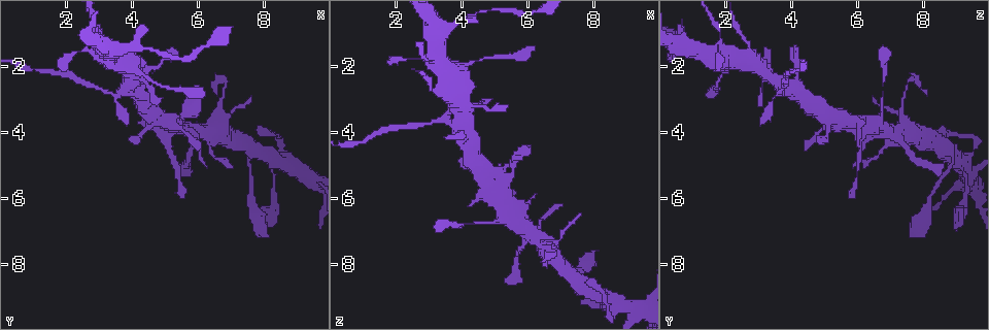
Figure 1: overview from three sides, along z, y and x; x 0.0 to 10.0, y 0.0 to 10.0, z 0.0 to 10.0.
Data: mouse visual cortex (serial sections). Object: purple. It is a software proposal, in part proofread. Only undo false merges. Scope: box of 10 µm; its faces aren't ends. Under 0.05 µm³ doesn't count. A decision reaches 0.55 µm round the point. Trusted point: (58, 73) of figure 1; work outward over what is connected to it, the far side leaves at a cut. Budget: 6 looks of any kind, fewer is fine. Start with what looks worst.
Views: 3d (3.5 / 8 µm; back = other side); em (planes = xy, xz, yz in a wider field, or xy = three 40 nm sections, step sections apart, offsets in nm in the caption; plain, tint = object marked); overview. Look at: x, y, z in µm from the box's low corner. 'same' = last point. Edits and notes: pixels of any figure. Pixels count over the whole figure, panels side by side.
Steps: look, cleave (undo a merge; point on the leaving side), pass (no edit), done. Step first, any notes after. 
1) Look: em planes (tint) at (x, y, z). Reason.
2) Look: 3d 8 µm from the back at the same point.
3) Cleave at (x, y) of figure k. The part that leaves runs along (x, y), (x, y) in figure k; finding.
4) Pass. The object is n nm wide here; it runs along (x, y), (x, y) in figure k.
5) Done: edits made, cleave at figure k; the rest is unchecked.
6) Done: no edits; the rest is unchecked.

Look: 3d 3.5 µm at (3.85, 2.60, 3.85). Sharp bend.

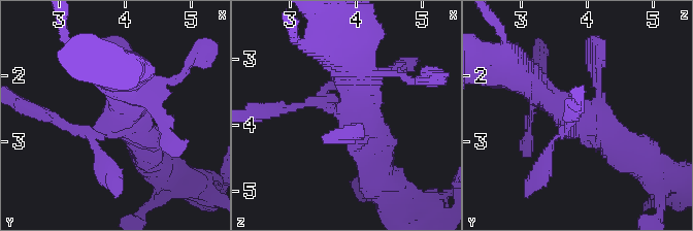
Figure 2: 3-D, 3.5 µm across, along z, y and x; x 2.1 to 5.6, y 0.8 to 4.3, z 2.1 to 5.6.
Look: em xy step 1 (tint) at (3.85, 2.60, 3.75). Now the EM.

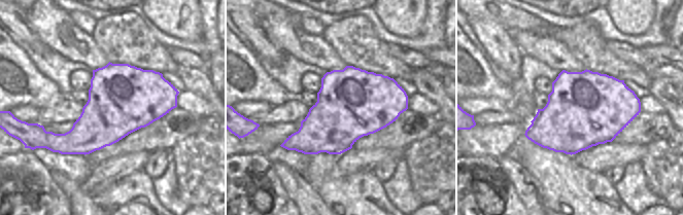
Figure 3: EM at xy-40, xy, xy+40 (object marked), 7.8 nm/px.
Pass. It runs along (287, 107), (343, 107), (375, 158) in figure 2; all the same cell.

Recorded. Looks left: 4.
Look: 3d 8 µm at (3.10, 1.35, 2.70). Sudden change in width.

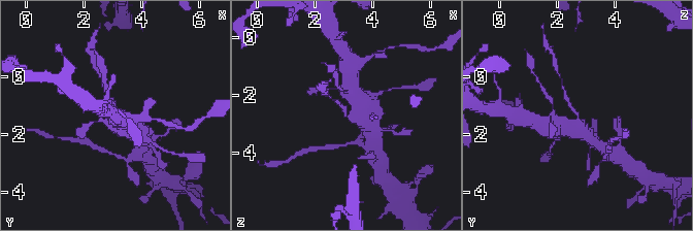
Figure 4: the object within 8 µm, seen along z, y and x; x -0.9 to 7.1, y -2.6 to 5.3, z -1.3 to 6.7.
Look: em xy step 1 (tint) at the same point. The arms are 150, 600 nm wide; need the tissue.

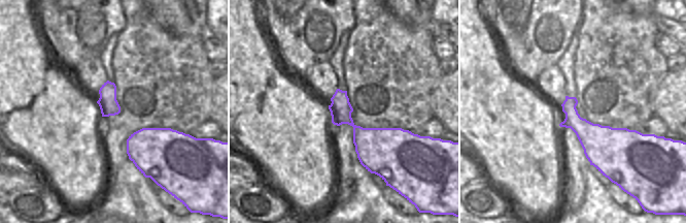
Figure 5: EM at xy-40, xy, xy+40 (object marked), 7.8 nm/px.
Cleave at (567, 99) of figure 4. The object is 170 nm wide here; the part that leaves runs along (576, 116), (565, 98), (561, 78) in figure 4; two cells meet here.

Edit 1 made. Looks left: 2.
Done: edits made, cleave at figure 4; the rest is unchecked.

